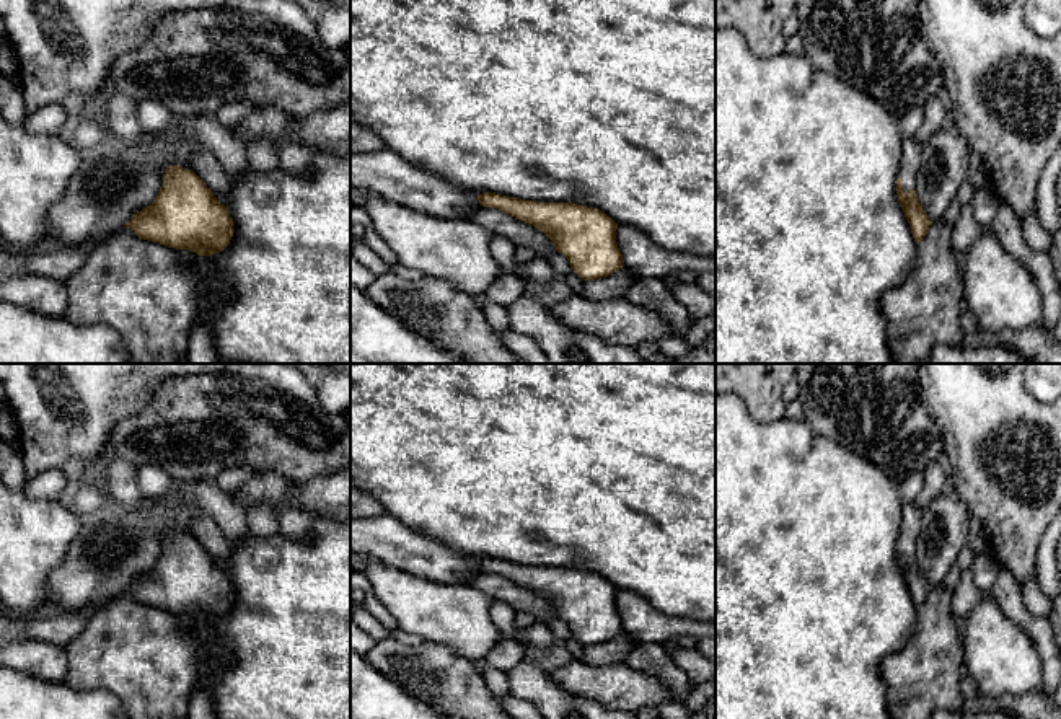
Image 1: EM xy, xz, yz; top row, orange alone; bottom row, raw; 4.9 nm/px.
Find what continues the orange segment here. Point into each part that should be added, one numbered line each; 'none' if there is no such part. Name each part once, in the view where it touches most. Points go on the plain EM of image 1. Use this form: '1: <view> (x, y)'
1: yz (910, 527)

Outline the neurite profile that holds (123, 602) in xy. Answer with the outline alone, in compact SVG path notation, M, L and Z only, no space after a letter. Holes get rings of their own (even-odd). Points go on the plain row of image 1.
M124 590L93 610L86 628L64 651L68 660L65 683L78 691L116 695L129 719L187 719L191 695L202 683L194 631L178 615L140 605Z

